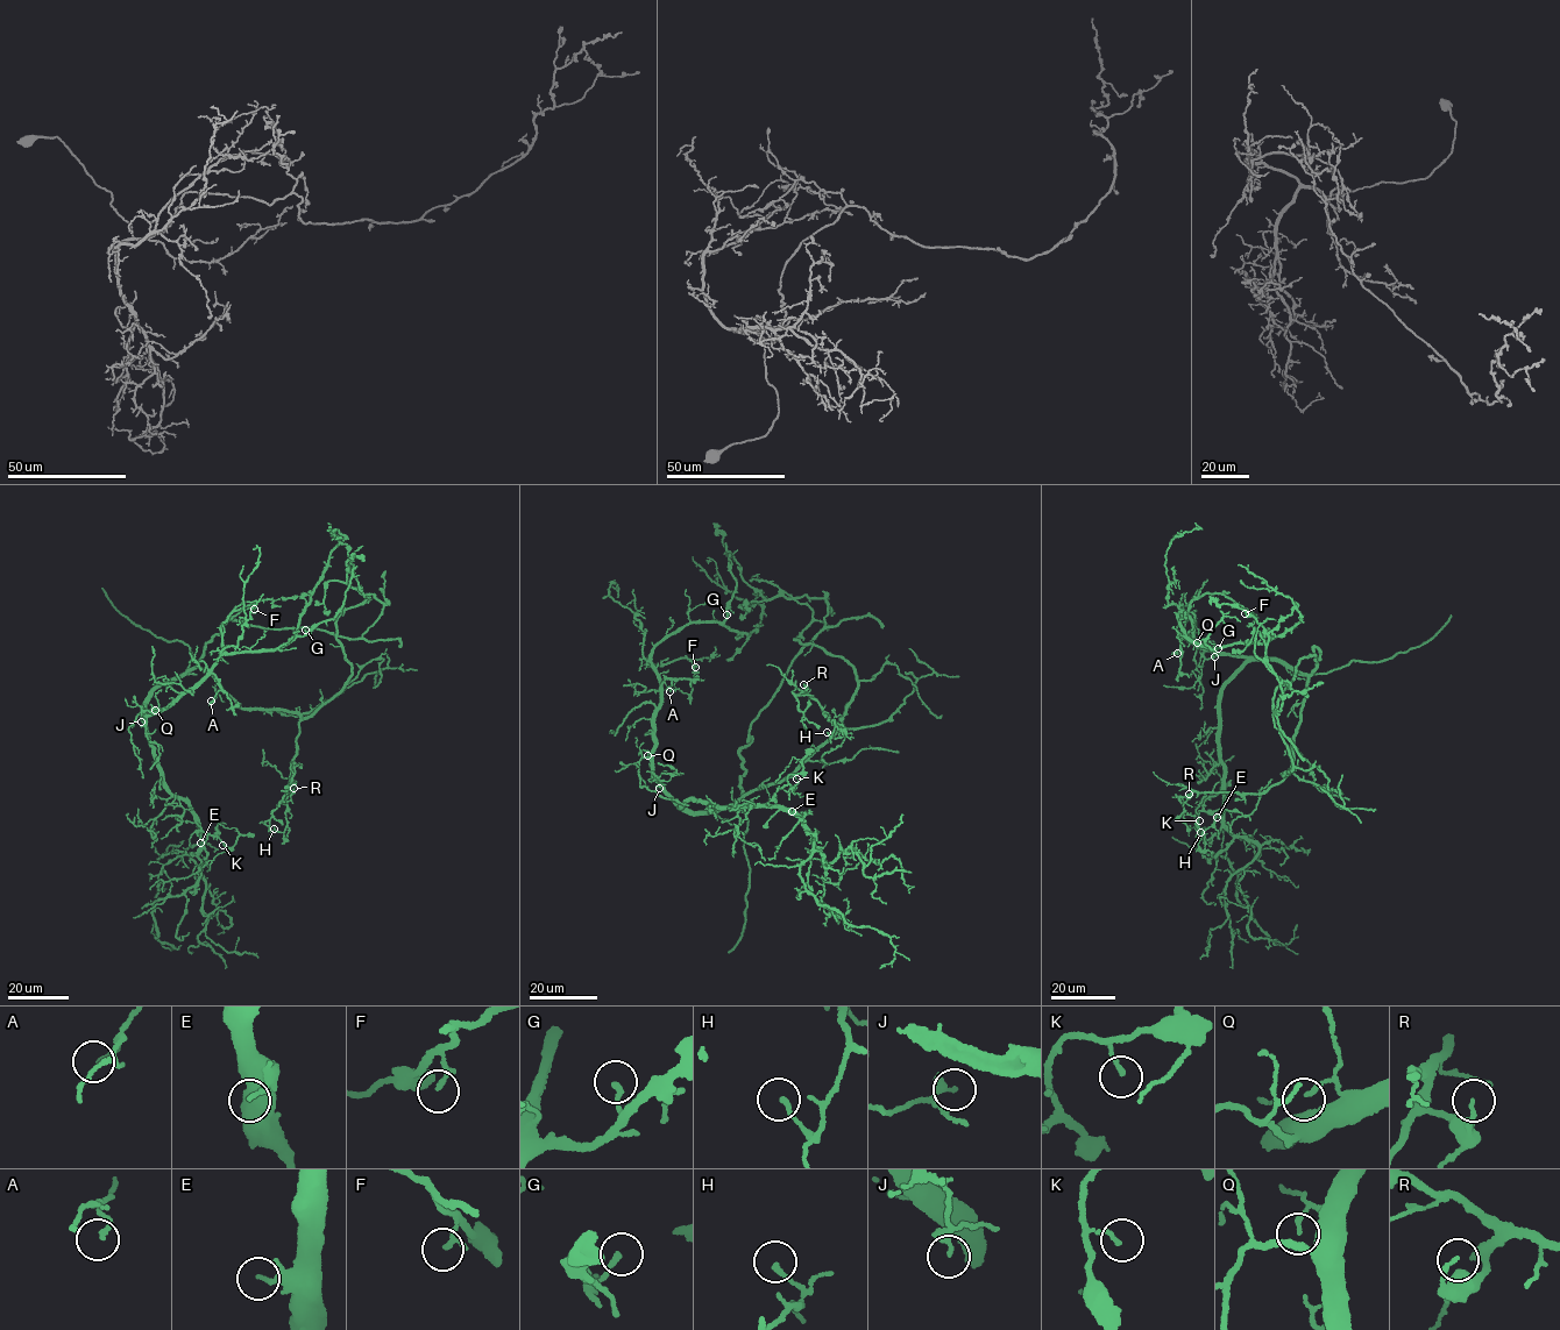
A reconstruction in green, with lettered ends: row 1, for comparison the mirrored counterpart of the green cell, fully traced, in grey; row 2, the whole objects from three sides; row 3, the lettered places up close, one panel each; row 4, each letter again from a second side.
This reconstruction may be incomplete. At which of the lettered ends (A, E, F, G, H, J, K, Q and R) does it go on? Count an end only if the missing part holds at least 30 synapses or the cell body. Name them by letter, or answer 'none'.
none

